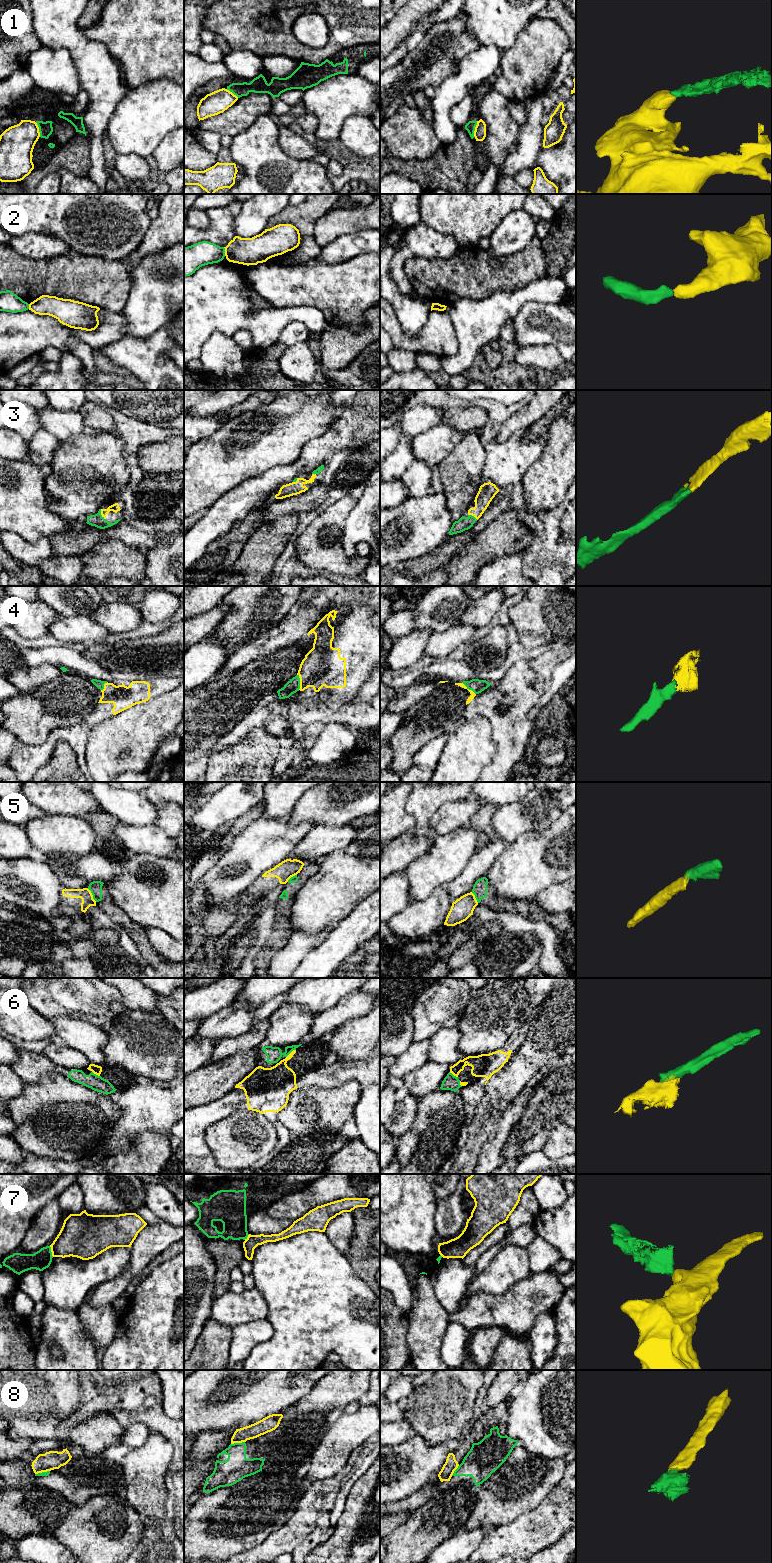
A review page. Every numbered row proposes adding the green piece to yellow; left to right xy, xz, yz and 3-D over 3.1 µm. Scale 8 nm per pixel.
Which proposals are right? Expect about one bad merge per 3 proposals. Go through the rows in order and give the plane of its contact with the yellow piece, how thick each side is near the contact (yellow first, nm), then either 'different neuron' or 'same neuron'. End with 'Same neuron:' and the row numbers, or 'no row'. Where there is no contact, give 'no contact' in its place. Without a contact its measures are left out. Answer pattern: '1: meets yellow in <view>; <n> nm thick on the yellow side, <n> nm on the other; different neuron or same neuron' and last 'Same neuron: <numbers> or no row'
1: meets yellow in yz; 100 nm thick on the yellow side, 80 nm on the other; different neuron
2: meets yellow in xz; 220 nm thick on the yellow side, 190 nm on the other; same neuron
3: meets yellow in yz; 140 nm thick on the yellow side, 100 nm on the other; same neuron
4: meets yellow in xz; 320 nm thick on the yellow side, 110 nm on the other; same neuron
5: meets yellow in xy; 100 nm thick on the yellow side, 100 nm on the other; different neuron
6: meets yellow in xz; 260 nm thick on the yellow side, 120 nm on the other; same neuron
7: meets yellow in xy; 320 nm thick on the yellow side, 160 nm on the other; different neuron
8: meets yellow in xz; 120 nm thick on the yellow side, 200 nm on the other; different neuron
Same neuron: 2, 3, 4, 6

